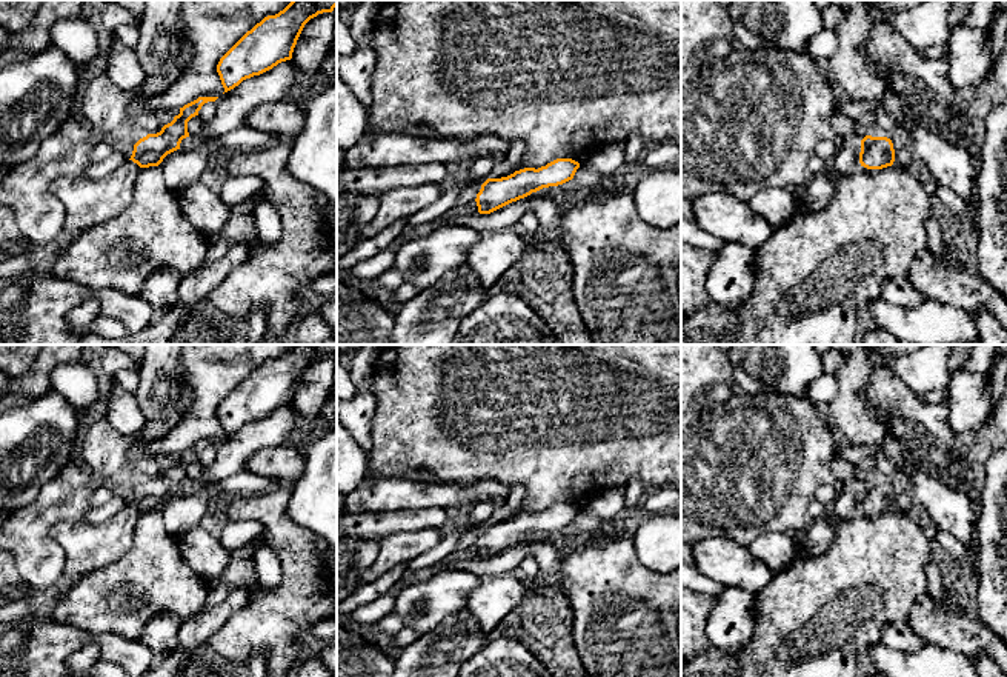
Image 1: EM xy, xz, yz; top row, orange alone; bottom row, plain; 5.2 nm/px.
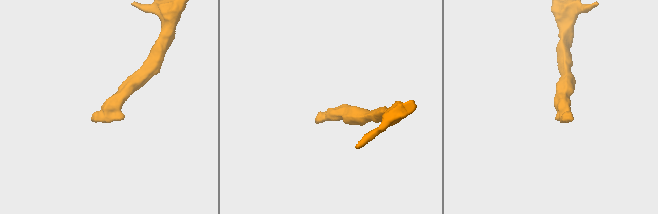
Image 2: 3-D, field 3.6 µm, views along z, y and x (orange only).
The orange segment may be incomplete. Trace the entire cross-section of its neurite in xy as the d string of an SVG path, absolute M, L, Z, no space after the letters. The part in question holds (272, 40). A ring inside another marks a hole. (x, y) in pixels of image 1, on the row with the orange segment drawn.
M292 0L278 14L264 17L220 58L217 72L224 92L291 60L304 25L335 6L337 0Z

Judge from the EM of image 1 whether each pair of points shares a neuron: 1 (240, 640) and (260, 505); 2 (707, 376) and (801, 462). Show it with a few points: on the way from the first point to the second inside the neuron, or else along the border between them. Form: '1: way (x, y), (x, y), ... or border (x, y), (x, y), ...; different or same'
1: way (274, 608), (291, 591), (291, 543), (286, 539); same
2: way (731, 399), (778, 446); same

